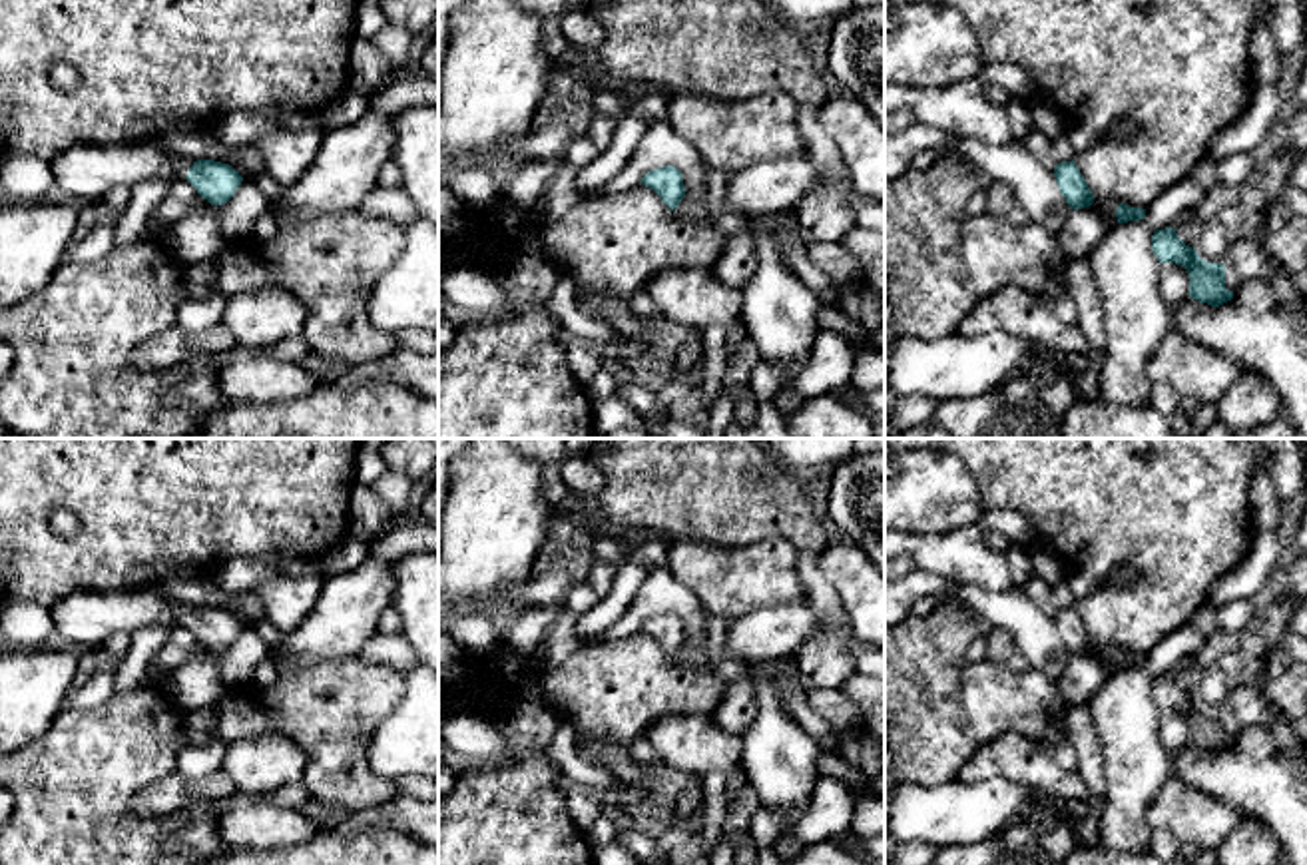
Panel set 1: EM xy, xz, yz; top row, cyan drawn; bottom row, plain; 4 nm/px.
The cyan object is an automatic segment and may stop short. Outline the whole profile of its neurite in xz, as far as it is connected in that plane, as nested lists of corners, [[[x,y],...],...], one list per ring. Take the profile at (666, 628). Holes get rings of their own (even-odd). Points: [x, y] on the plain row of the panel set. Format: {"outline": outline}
{"outline": [[[663,612],[648,618],[642,628],[646,634],[654,636],[661,648],[673,658],[685,644],[681,618],[673,612]]]}

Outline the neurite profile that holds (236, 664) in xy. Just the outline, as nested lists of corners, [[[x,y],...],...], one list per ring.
[[[173,626],[165,646],[151,658],[149,666],[173,670],[197,654],[209,654],[215,660],[227,688],[249,688],[255,668],[271,656],[271,646],[251,626],[243,626],[227,650],[211,652],[187,626]]]

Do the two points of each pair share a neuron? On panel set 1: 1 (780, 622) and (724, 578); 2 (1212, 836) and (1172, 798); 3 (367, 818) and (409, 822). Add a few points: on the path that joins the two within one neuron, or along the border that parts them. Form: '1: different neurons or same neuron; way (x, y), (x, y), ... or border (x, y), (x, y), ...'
1: different neurons; border (805, 600), (762, 606), (730, 622)
2: same neuron; way (1202, 826), (1182, 808)
3: same neuron; way (377, 818), (399, 818)

